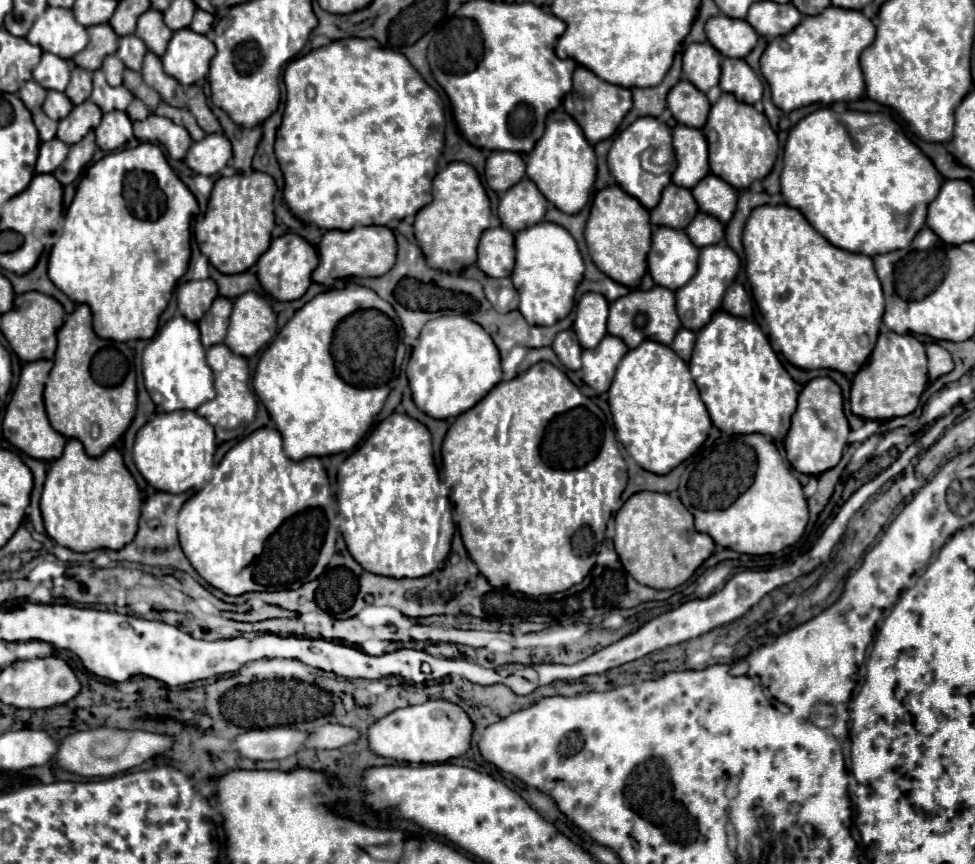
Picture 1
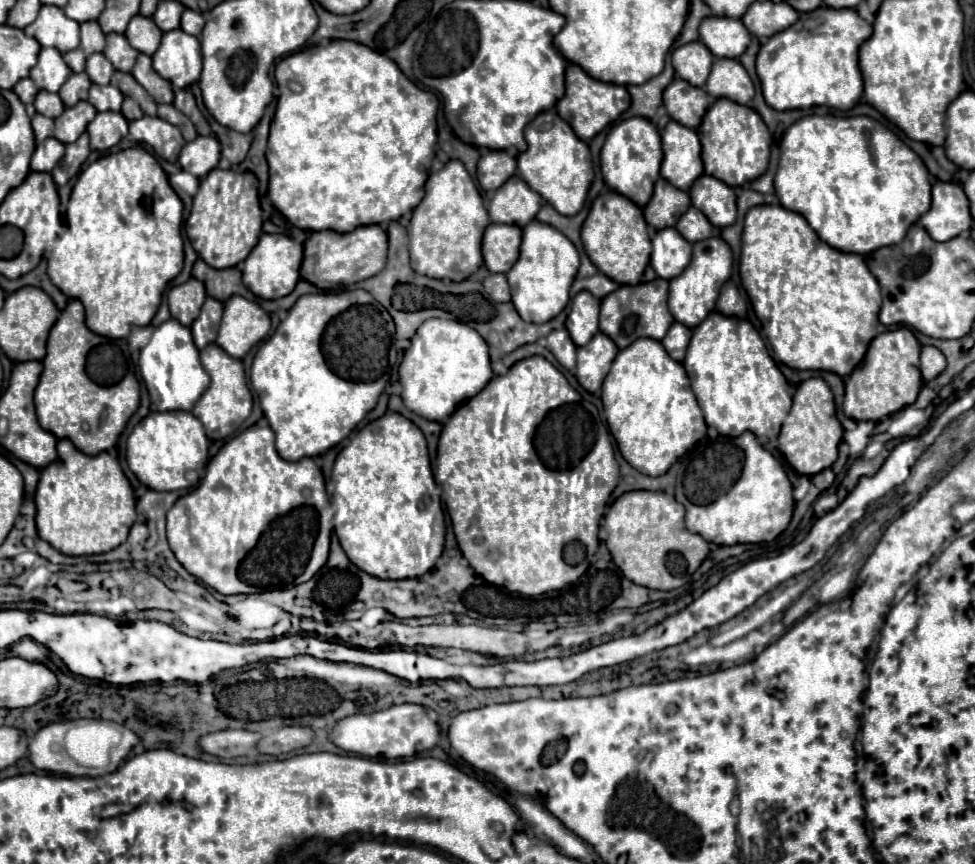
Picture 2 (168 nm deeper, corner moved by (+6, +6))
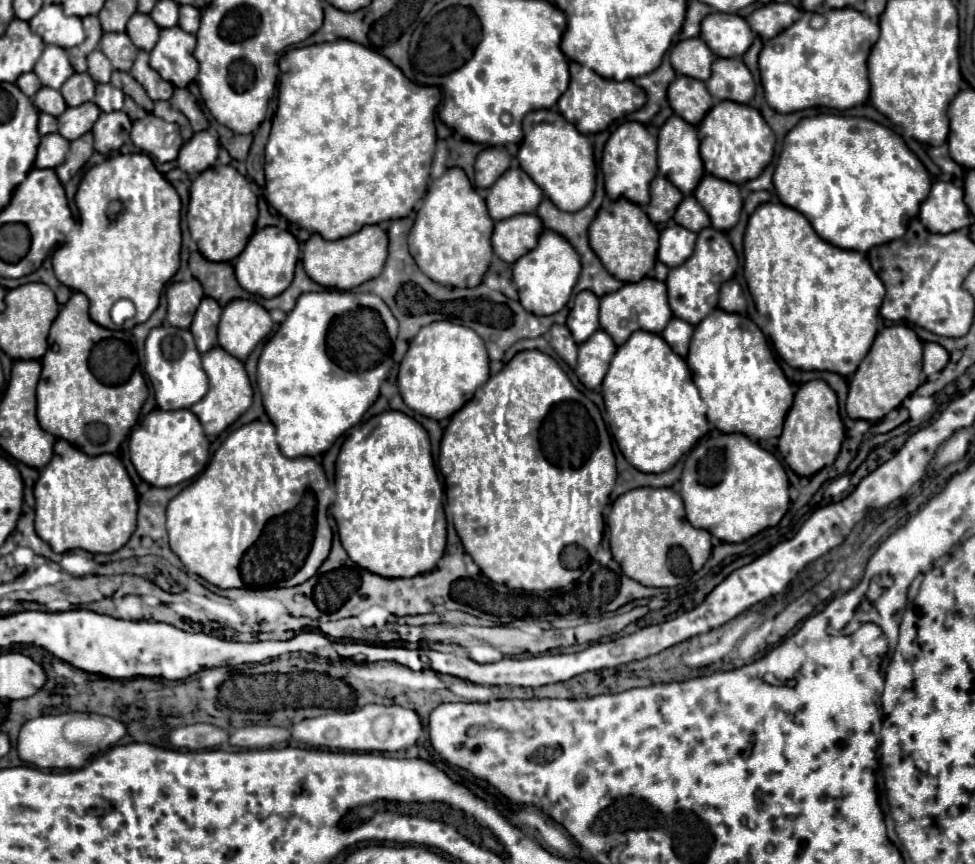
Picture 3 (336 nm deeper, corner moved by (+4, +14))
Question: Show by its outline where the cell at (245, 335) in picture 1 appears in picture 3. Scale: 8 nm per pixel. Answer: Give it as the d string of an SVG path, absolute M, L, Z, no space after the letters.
M232 300L222 310L218 324L218 344L240 362L272 330L272 318L266 308L252 300Z

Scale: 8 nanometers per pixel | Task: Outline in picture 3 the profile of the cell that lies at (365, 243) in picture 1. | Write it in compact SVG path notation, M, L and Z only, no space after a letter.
M364 226L360 232L340 238L336 242L328 242L318 234L312 234L304 242L302 262L306 274L324 288L334 290L352 290L362 282L376 278L388 256L388 236L380 226Z

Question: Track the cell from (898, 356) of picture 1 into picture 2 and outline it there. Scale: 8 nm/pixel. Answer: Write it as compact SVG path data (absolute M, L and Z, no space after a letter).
M908 328L888 330L878 334L864 356L864 360L854 368L854 372L846 378L846 394L844 394L844 414L852 420L882 420L904 406L914 404L920 388L920 344Z

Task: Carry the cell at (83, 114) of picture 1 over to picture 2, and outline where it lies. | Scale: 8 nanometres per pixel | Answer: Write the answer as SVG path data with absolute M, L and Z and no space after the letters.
M78 102L70 108L64 108L64 112L54 120L54 138L58 138L62 144L74 142L92 122L96 116L96 108L90 102Z

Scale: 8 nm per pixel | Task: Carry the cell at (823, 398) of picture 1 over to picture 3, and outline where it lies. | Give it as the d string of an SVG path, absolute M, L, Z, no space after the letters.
M812 380L806 382L794 396L794 404L784 422L784 432L778 440L778 452L798 476L810 478L824 466L834 464L845 437L846 428L838 414L838 400L834 390L824 380Z

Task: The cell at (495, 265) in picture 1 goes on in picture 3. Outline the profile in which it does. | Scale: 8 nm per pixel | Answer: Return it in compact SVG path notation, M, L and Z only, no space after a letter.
M516 214L516 218L504 218L504 222L496 222L494 226L494 254L512 264L520 256L528 254L528 250L536 248L542 230L544 224L536 214Z

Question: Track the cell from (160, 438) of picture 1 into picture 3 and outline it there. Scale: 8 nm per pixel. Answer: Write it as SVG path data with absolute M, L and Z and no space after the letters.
M152 410L130 434L130 460L140 478L150 486L166 488L198 476L208 464L208 448L210 442L190 410Z

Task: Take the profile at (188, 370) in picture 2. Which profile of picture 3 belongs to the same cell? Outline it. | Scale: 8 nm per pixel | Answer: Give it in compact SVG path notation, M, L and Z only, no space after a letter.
M168 324L154 328L146 340L146 374L162 410L190 408L208 392L208 378L204 378L200 352L196 350L190 330L172 328Z

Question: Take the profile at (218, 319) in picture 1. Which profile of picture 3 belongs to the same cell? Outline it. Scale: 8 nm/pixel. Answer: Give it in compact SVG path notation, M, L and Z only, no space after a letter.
M204 298L194 314L190 332L194 334L196 348L202 354L216 346L216 326L220 320L220 310L222 310L222 306L216 300Z

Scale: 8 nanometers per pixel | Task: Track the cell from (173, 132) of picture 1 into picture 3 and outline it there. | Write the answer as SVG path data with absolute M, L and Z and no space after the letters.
M148 114L142 120L134 122L132 128L132 142L144 154L156 158L158 162L172 162L178 156L182 140L178 140L178 126Z

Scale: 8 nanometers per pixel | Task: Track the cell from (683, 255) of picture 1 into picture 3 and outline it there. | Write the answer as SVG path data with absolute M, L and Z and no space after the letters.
M668 226L660 234L660 248L658 248L658 260L666 264L668 268L680 266L684 260L690 258L694 251L696 234L682 228L682 226Z

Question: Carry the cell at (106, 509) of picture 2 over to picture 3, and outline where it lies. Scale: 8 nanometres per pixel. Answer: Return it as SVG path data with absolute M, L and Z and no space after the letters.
M58 440L52 462L40 470L34 498L36 532L58 554L76 548L92 554L112 554L136 530L136 490L126 468L112 454L88 458L88 454L76 450L72 444Z

